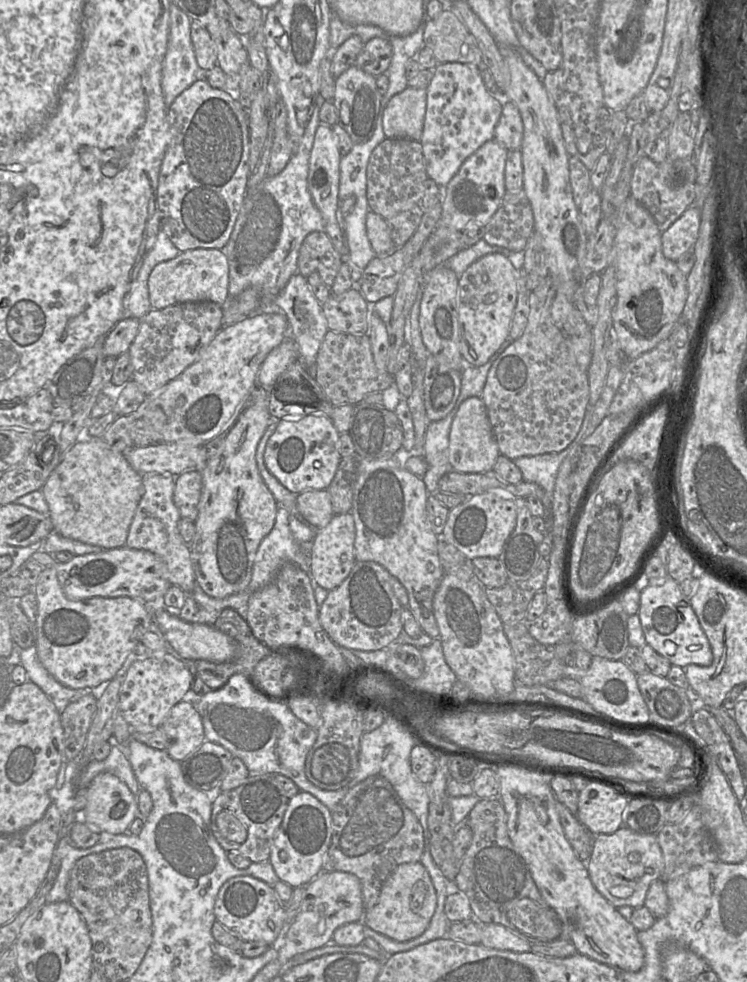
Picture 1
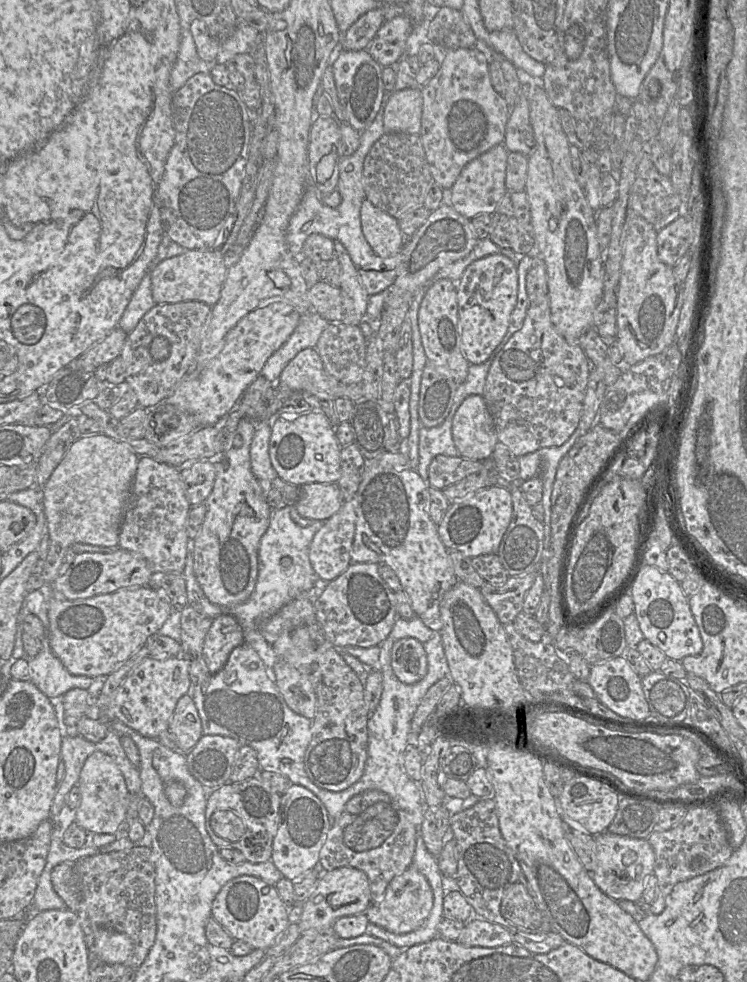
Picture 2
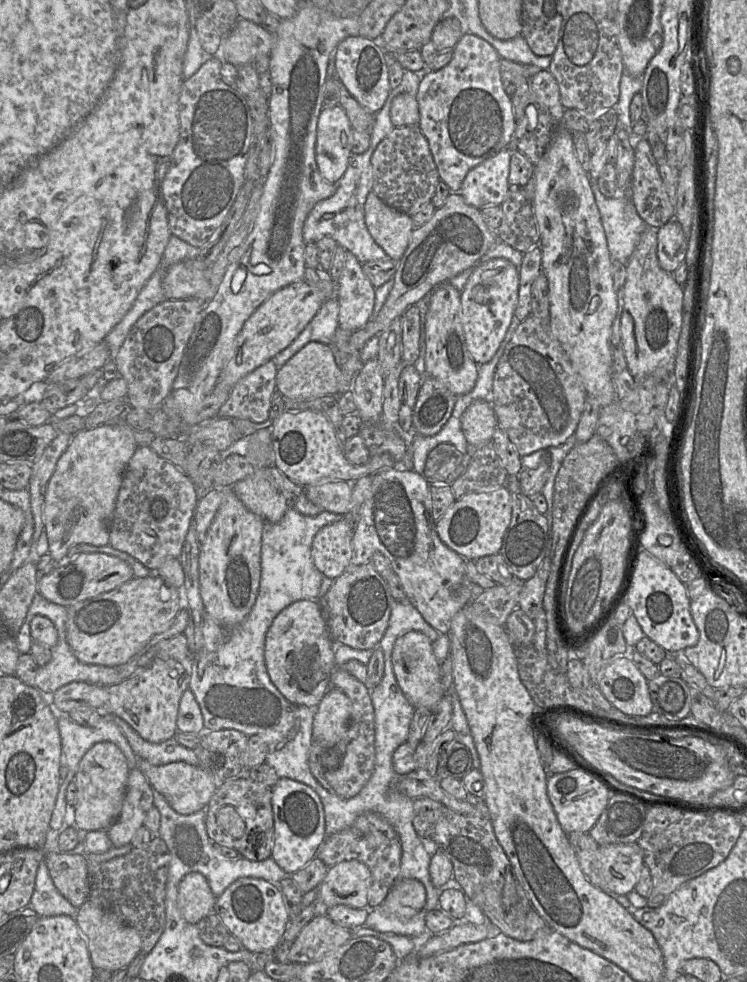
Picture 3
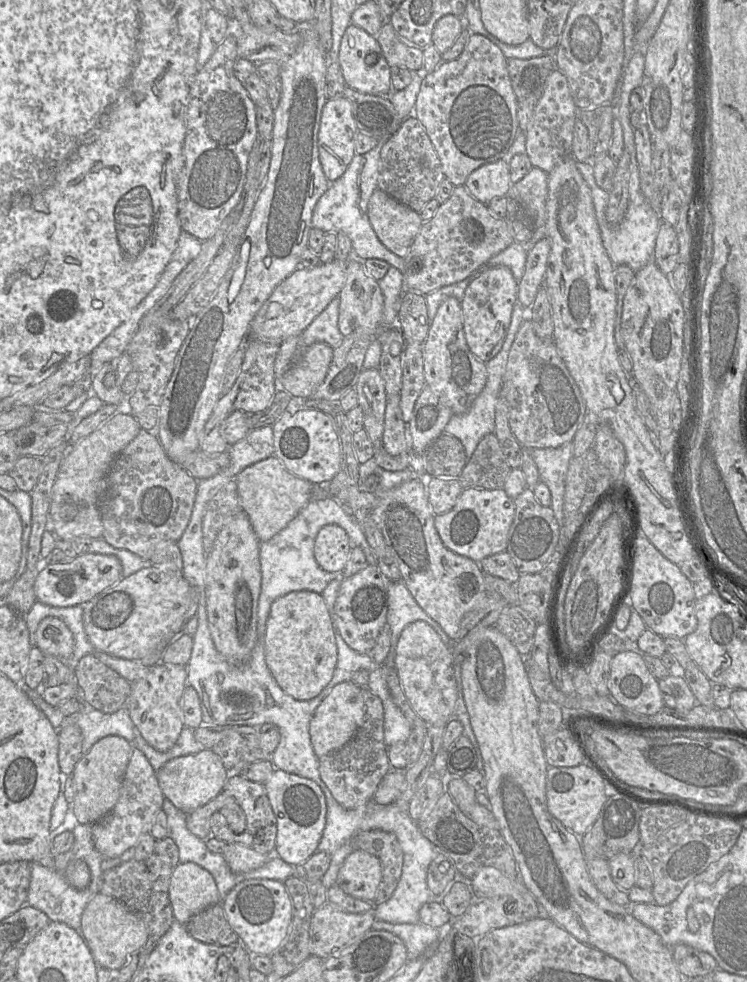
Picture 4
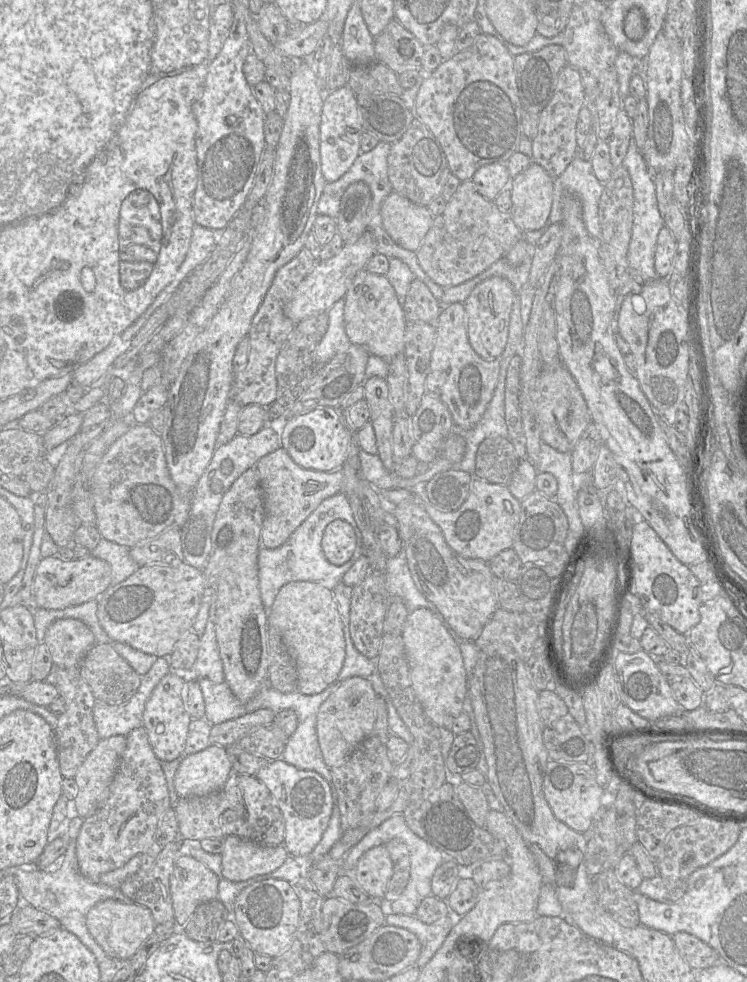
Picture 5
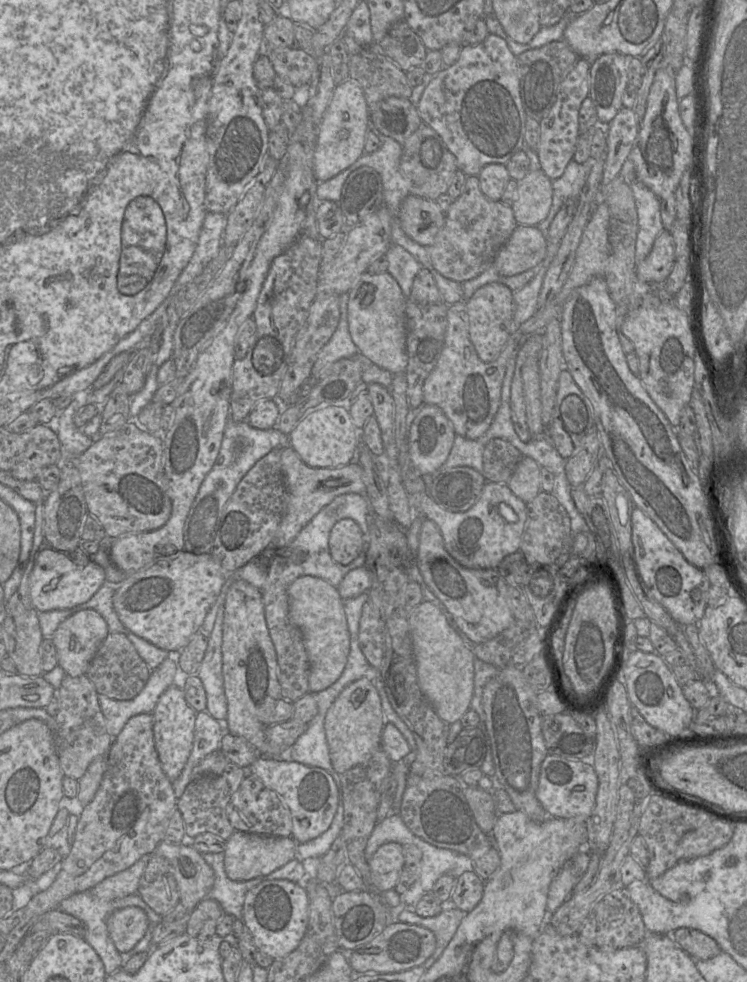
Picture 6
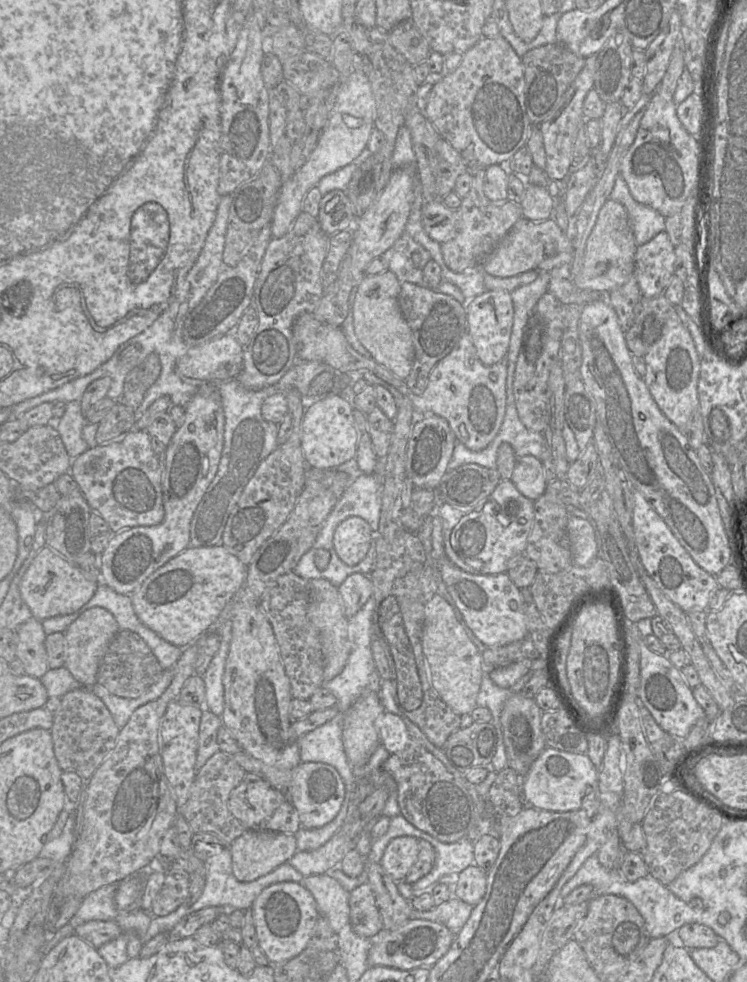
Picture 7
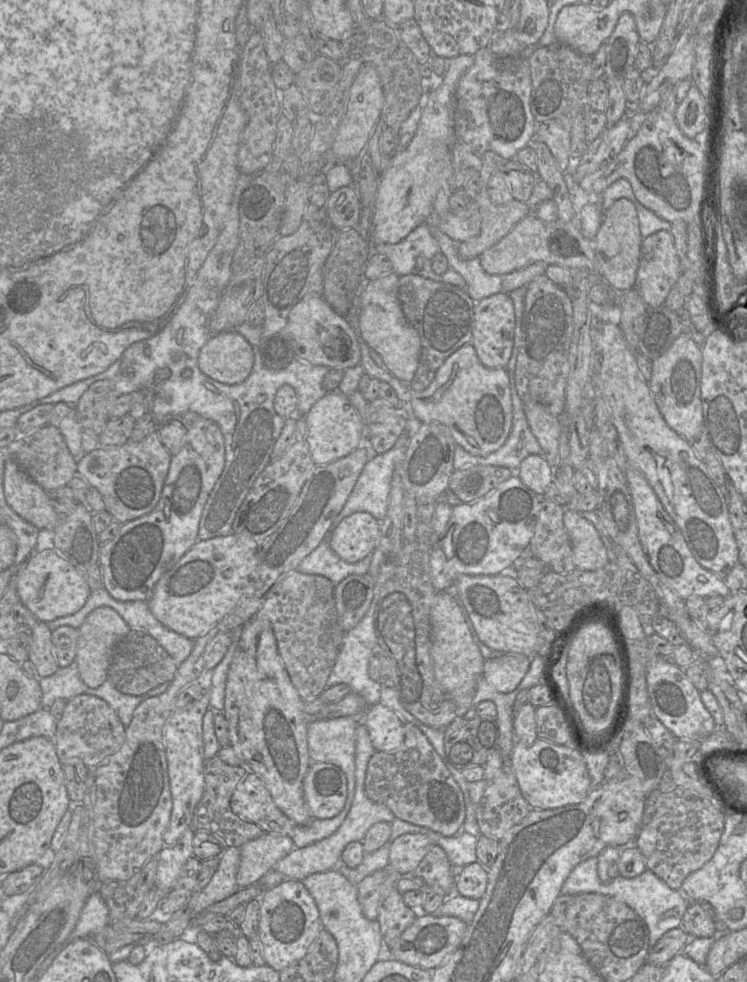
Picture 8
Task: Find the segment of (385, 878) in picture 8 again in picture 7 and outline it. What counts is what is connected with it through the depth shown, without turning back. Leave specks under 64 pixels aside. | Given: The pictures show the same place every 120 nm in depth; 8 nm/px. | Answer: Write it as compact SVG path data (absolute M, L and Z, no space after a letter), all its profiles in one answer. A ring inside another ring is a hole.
M368 882L359 885L349 894L350 925L358 936L375 939L383 930L376 899Z

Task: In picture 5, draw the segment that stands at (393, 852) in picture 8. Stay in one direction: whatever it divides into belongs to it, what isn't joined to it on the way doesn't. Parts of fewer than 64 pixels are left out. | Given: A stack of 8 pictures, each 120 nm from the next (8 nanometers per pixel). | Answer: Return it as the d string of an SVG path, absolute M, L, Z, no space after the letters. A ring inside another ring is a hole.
M379 845L366 851L349 873L370 898L383 899L393 875L393 863L386 847Z

